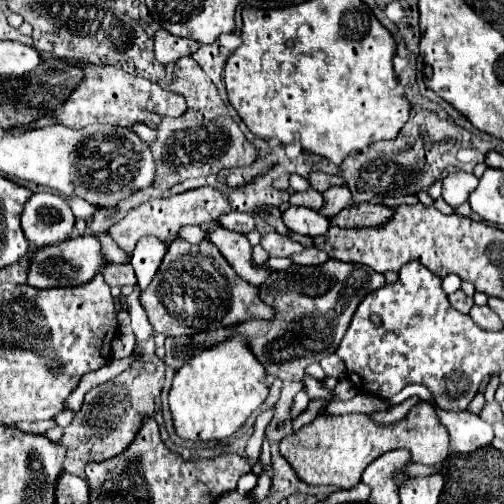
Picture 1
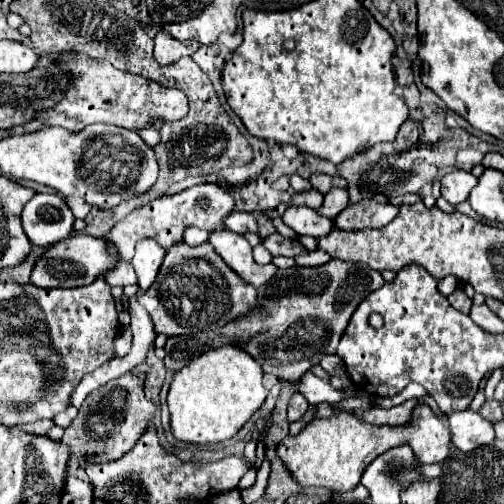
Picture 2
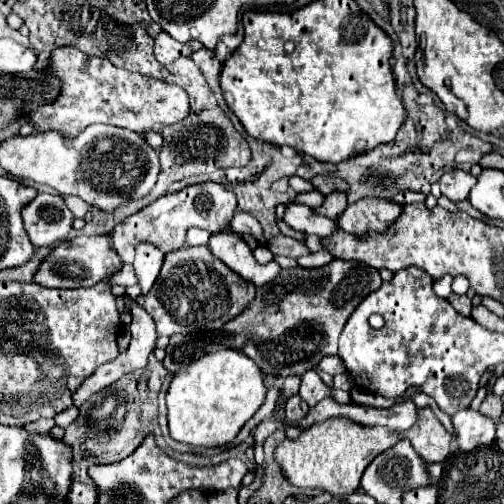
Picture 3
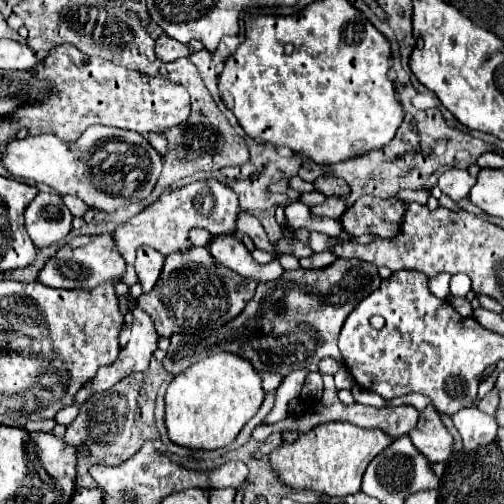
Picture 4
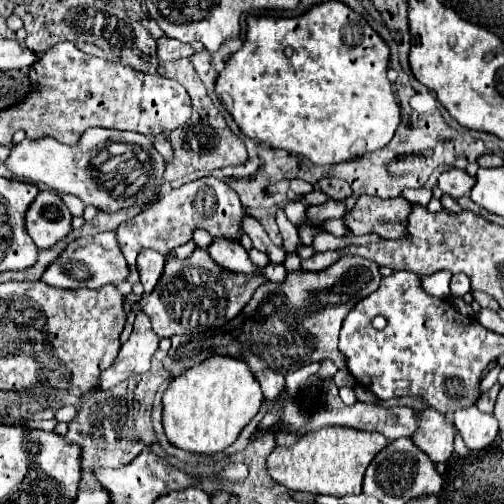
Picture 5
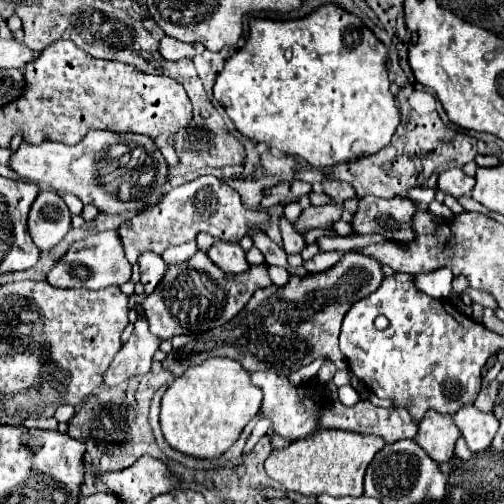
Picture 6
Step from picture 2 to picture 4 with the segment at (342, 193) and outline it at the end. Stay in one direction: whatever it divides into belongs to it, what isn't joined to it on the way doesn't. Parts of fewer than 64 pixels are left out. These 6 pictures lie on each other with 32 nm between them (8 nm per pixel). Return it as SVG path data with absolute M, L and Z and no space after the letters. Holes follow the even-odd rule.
M330 196L330 198L326 198L324 204L314 206L314 208L310 208L310 210L312 210L312 216L322 216L322 218L340 218L340 216L346 212L346 204L344 204L342 198Z

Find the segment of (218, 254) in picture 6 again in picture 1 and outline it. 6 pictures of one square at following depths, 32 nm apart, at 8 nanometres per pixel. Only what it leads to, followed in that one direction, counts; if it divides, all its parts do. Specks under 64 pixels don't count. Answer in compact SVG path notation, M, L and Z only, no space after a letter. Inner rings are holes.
M216 228L214 232L210 232L208 238L240 278L248 280L254 286L260 286L266 282L266 278L270 276L270 268L254 266L250 242L246 240L244 234L238 234L226 228Z

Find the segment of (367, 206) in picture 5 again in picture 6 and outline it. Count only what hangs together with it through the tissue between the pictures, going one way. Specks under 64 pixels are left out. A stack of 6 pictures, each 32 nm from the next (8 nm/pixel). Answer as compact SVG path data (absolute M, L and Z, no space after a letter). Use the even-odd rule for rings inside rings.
M366 196L360 200L358 212L352 218L356 234L380 234L388 240L410 242L414 240L412 216L418 210L416 202L408 198L376 198Z

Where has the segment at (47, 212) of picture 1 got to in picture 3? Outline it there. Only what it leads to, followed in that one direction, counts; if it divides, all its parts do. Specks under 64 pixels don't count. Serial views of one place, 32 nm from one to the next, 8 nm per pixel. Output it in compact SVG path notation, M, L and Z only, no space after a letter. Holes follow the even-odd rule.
M38 194L22 212L34 246L52 246L68 238L74 216L58 194Z

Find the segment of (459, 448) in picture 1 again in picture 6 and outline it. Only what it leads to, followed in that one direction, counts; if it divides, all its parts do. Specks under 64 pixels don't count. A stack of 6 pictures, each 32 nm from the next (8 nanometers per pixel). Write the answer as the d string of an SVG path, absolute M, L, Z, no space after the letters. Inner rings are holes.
M474 404L460 408L454 414L454 420L472 452L486 450L500 426L498 418L492 412L480 412Z

